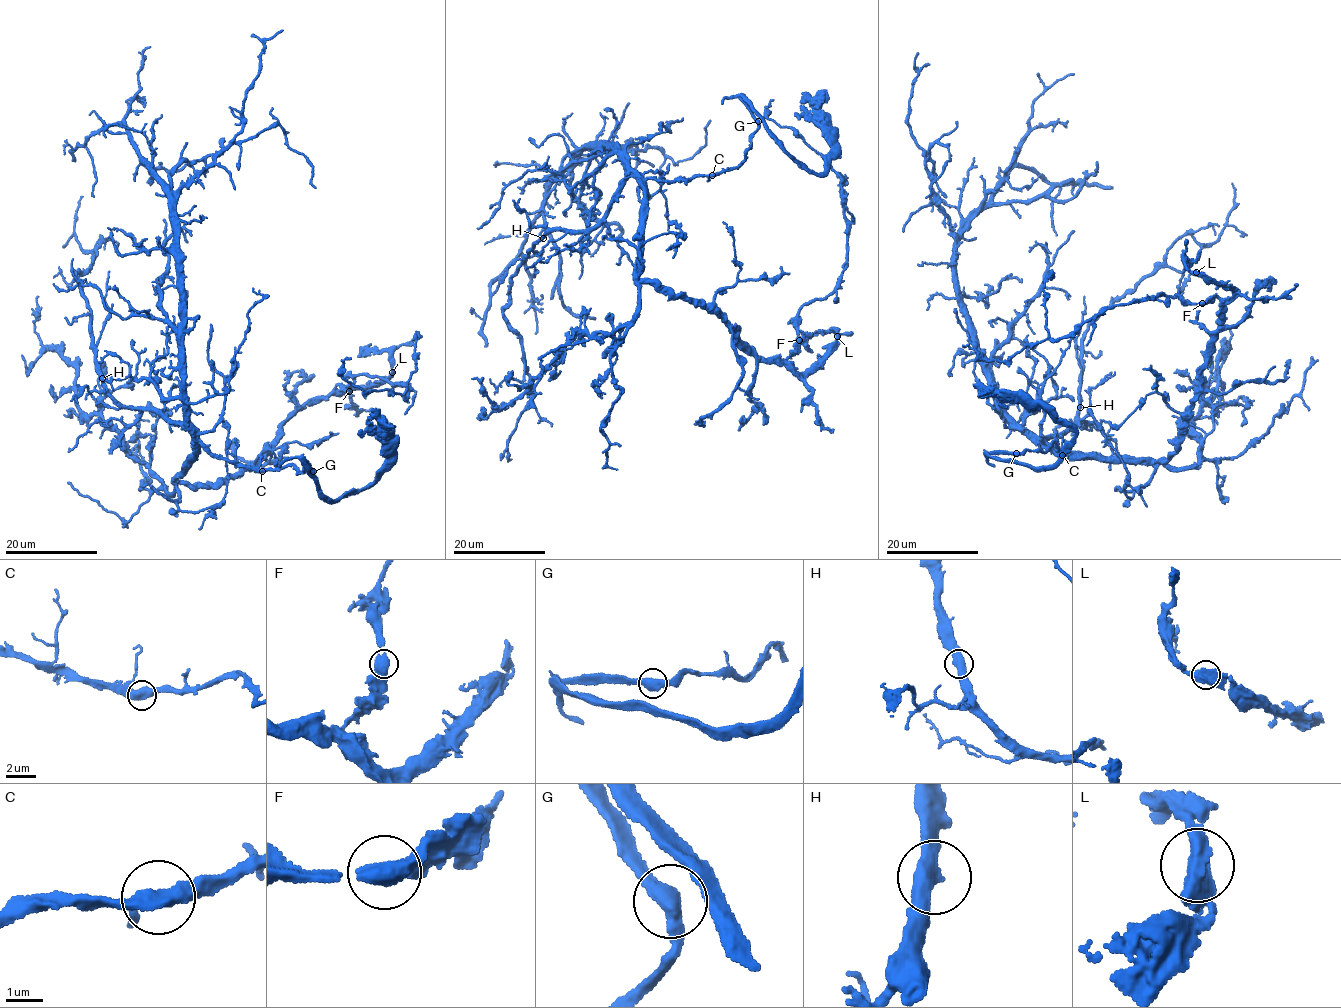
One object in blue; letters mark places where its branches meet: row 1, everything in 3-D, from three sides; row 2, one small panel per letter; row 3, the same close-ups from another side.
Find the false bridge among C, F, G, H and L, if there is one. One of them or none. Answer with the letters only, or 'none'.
none

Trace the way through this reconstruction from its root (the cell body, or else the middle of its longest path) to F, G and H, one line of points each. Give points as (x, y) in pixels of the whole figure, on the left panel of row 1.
F: (180, 473), (177, 479), (192, 485), (232, 477), (261, 456), (280, 425), (311, 398), (339, 385), (350, 391)
G: (180, 473), (199, 443), (214, 455), (249, 468), (281, 469), (292, 465), (298, 473), (305, 469), (313, 472)
H: (180, 473), (196, 448), (188, 428), (149, 409), (120, 407), (102, 378)

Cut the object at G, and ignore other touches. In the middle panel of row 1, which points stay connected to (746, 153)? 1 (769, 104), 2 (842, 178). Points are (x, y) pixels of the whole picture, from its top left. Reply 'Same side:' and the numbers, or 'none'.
Same side: 1, 2

